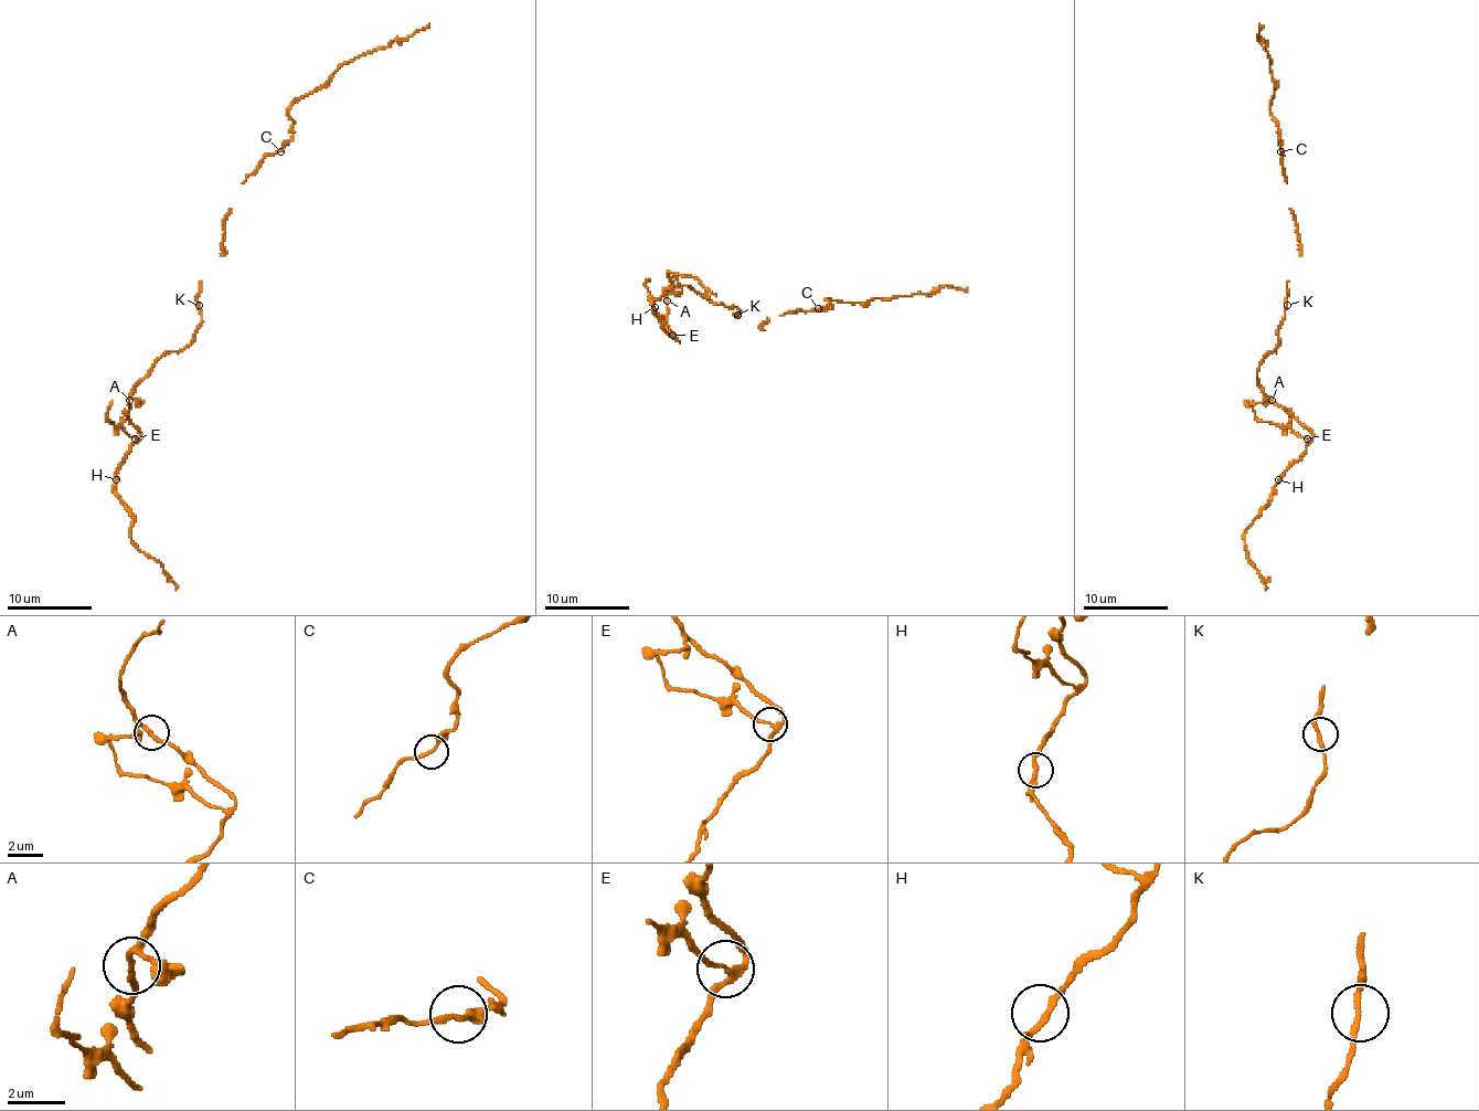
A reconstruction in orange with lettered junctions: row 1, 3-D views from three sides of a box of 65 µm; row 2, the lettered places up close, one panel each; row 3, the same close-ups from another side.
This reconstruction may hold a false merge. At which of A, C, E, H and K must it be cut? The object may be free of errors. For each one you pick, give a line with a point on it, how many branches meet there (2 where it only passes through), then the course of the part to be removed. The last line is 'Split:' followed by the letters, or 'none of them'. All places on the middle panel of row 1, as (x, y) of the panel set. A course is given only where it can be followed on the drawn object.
E: place (672, 335); branches 3; course (673, 335), (650, 303), (646, 285), (650, 281)
Split: E

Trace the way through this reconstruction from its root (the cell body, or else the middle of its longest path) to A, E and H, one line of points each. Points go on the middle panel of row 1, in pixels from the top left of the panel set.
A: (735, 315), (740, 313), (735, 307), (710, 303), (688, 285), (676, 287), (667, 300)
E: (735, 315), (735, 307), (710, 303), (680, 285), (667, 296), (660, 319), (673, 335)
H: (735, 315), (735, 307), (710, 303), (680, 285), (667, 296), (660, 319), (671, 336), (655, 307)

